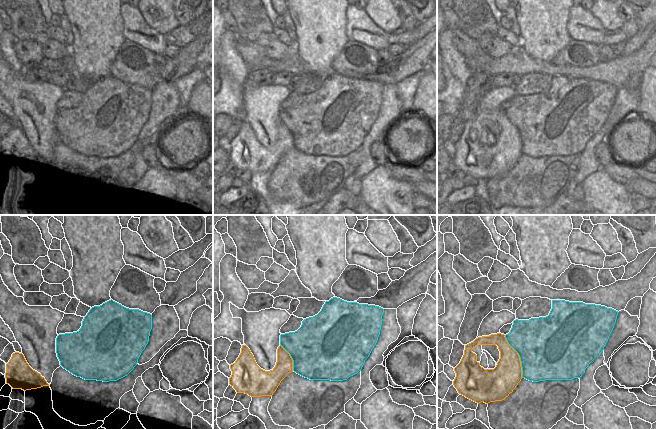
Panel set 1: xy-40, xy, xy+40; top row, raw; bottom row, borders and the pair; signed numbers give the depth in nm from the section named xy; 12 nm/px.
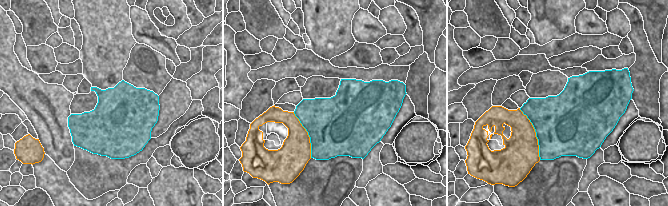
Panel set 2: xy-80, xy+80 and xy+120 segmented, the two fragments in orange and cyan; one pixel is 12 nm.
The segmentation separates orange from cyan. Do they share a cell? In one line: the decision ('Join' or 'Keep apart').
Keep apart.

